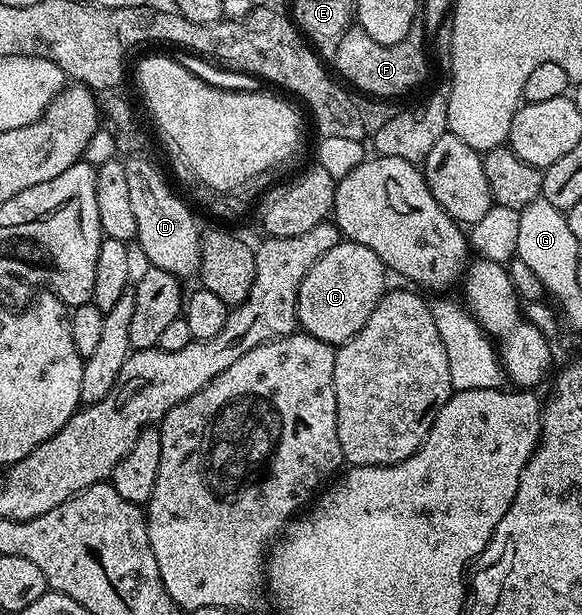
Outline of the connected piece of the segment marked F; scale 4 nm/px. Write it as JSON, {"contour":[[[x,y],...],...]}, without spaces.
{"contour":[[[416,23],[403,41],[385,45],[376,43],[368,31],[352,27],[344,39],[340,39],[332,65],[336,73],[338,68],[337,76],[355,90],[358,88],[360,92],[371,93],[374,97],[402,97],[412,92],[426,77],[426,36],[428,30],[425,24]]]}

